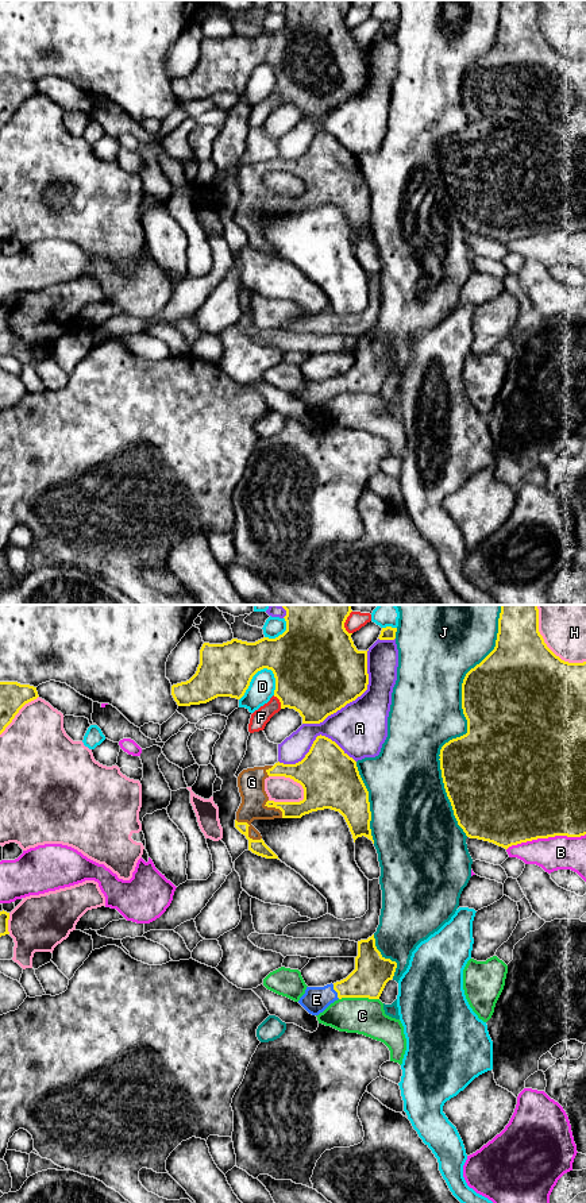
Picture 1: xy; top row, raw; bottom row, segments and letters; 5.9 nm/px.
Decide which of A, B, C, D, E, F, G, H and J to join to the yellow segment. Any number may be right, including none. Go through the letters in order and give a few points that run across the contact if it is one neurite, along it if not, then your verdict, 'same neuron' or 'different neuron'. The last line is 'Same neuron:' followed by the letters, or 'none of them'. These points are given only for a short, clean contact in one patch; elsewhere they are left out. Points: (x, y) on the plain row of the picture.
A: different neuron
B: different neuron
C: different neuron
D: different neuron
E: xy (371, 367), (358, 380), (335, 385), (316, 394) | same neuron
F: different neuron
G: same neuron
H: different neuron
J: different neuron
Same neuron: E, G

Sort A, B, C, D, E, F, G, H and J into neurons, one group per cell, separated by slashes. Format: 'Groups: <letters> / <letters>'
Groups: A / B / C / D / E G / F / H / J

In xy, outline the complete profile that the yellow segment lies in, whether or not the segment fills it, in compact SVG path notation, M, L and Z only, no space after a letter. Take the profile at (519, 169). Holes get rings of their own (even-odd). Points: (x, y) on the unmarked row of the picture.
M501 0L494 45L462 78L462 104L467 115L467 128L450 135L440 144L440 165L447 192L458 220L467 232L493 238L508 244L521 238L555 231L581 232L586 230L586 57L568 58L556 51L539 27L537 0Z

